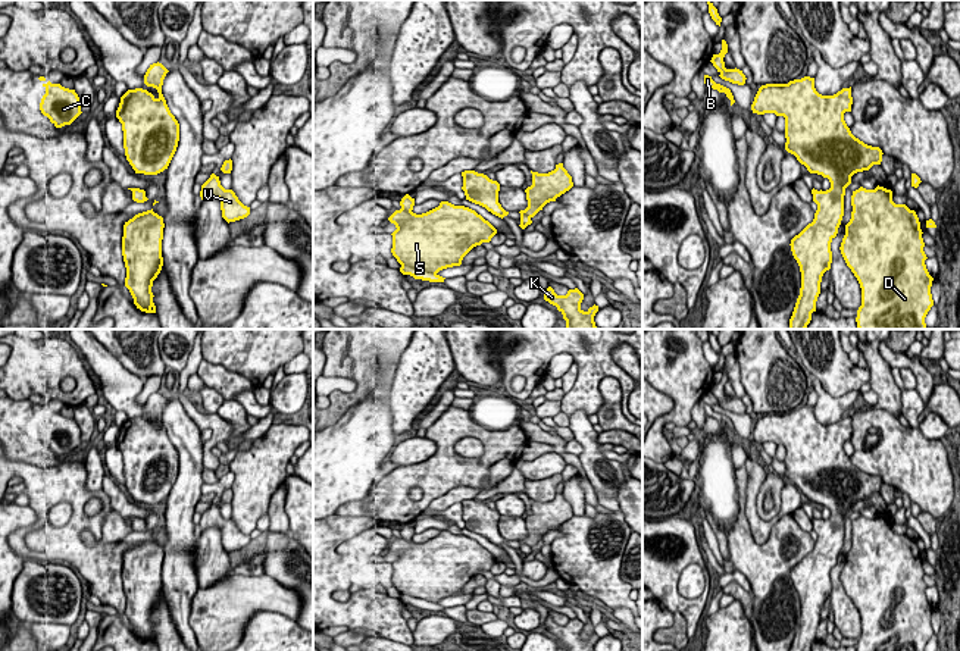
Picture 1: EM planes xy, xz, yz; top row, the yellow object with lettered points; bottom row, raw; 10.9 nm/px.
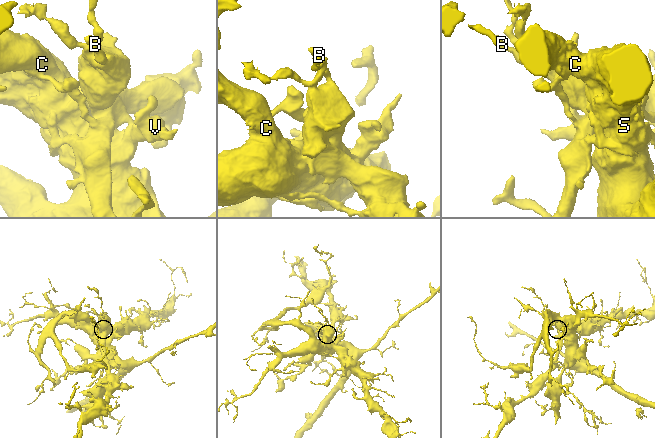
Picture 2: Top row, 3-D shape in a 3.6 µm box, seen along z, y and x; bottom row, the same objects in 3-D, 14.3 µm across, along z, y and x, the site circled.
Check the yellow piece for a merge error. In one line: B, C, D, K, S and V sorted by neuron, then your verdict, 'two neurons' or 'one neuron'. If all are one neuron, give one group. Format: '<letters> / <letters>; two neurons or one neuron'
B K / C D S V; two neurons

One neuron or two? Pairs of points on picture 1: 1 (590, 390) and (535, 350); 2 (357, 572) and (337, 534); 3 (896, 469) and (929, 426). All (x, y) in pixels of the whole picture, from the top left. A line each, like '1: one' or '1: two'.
1: one
2: one
3: two

